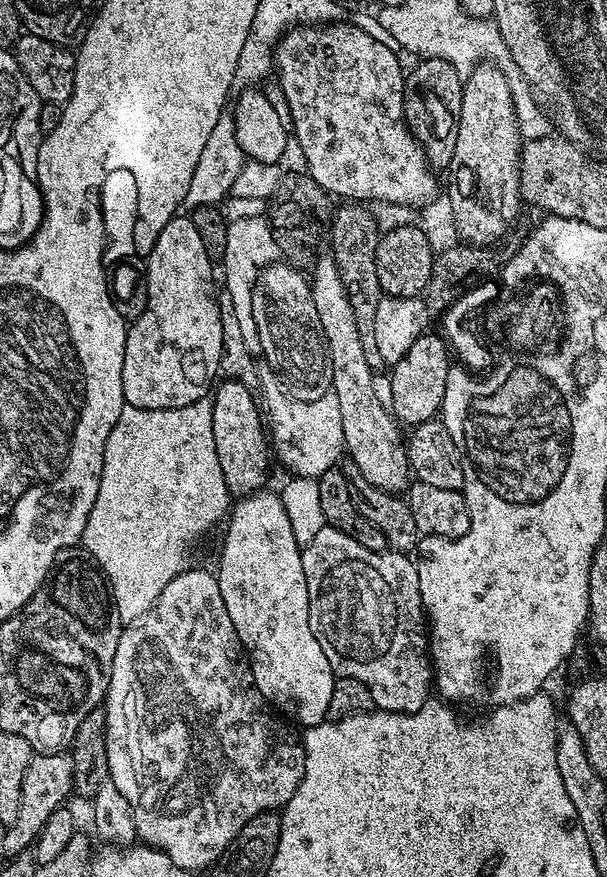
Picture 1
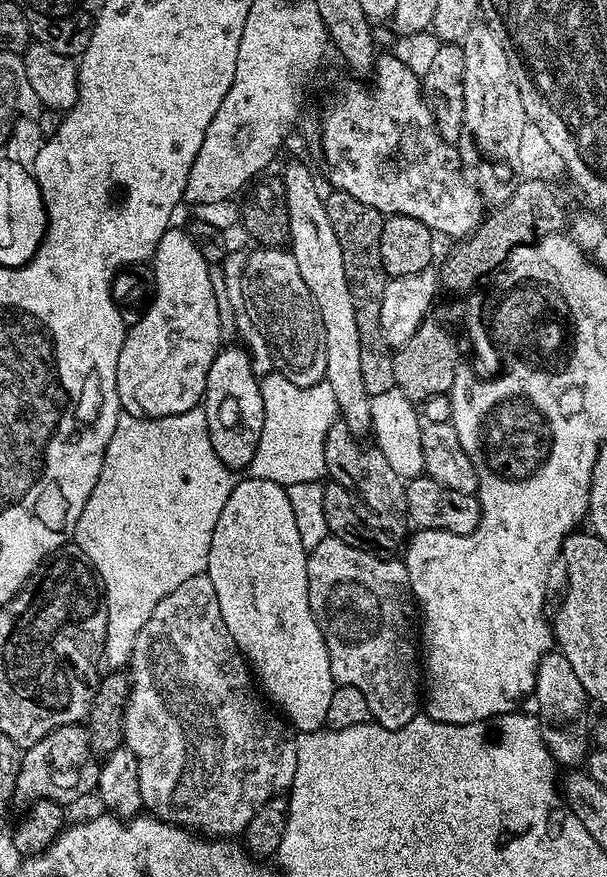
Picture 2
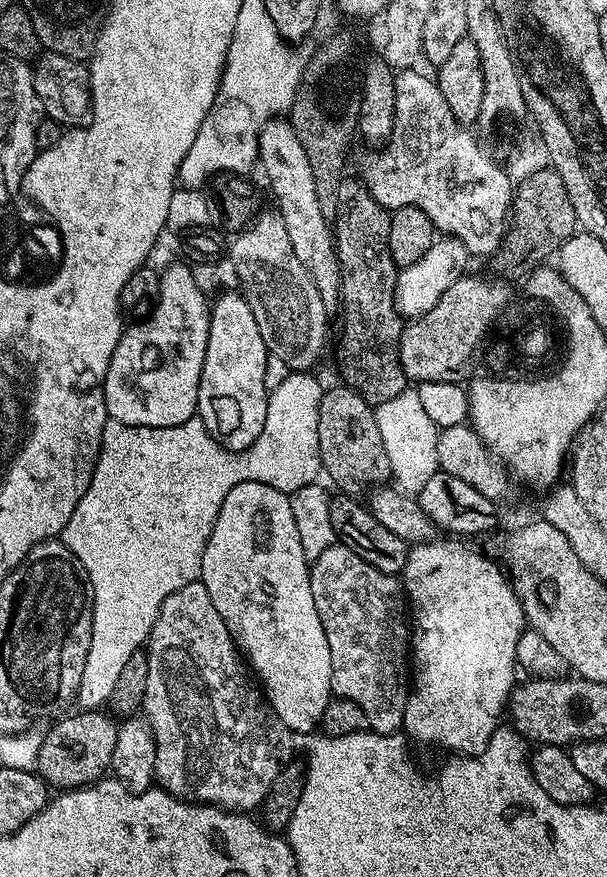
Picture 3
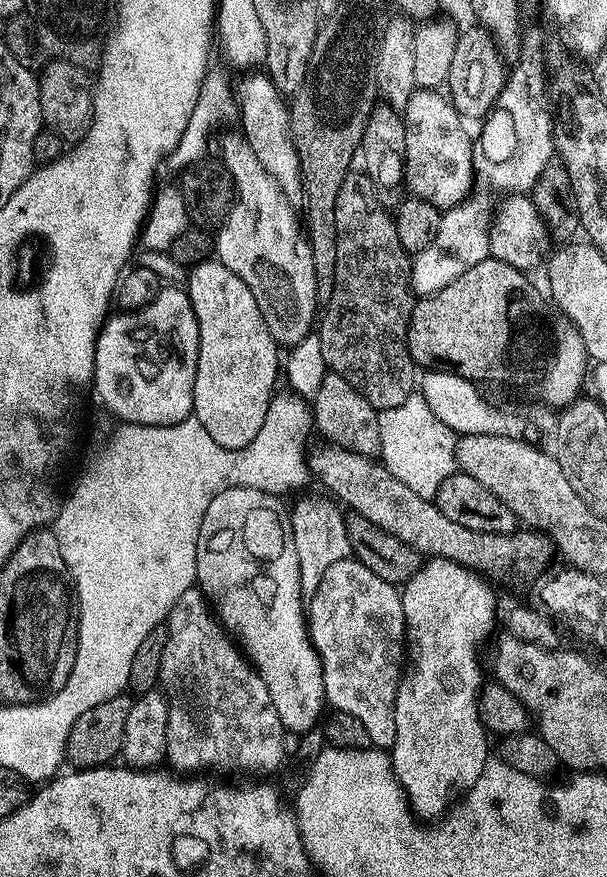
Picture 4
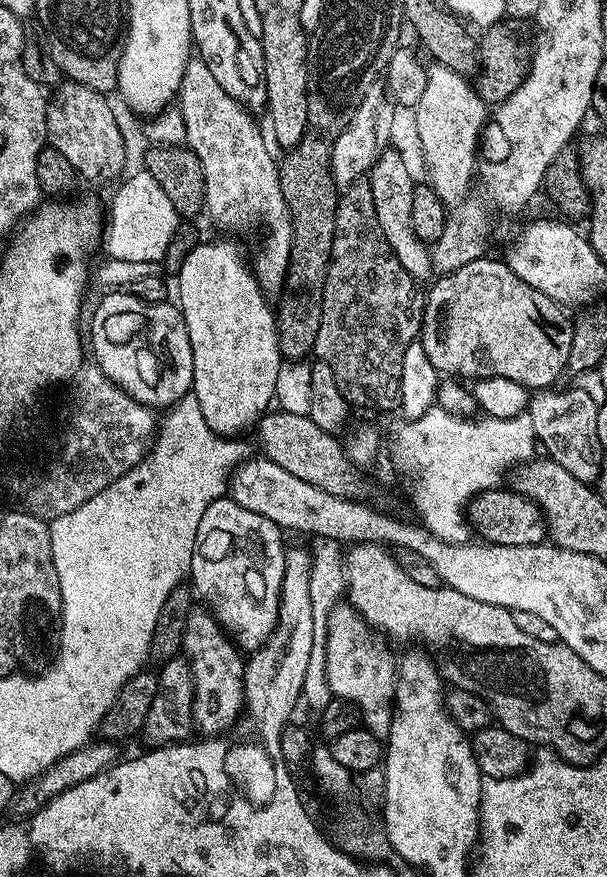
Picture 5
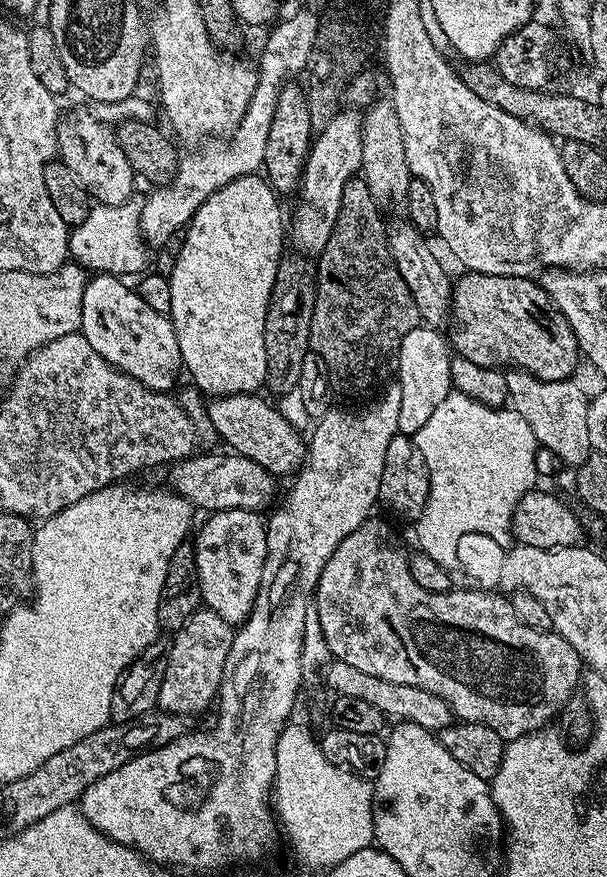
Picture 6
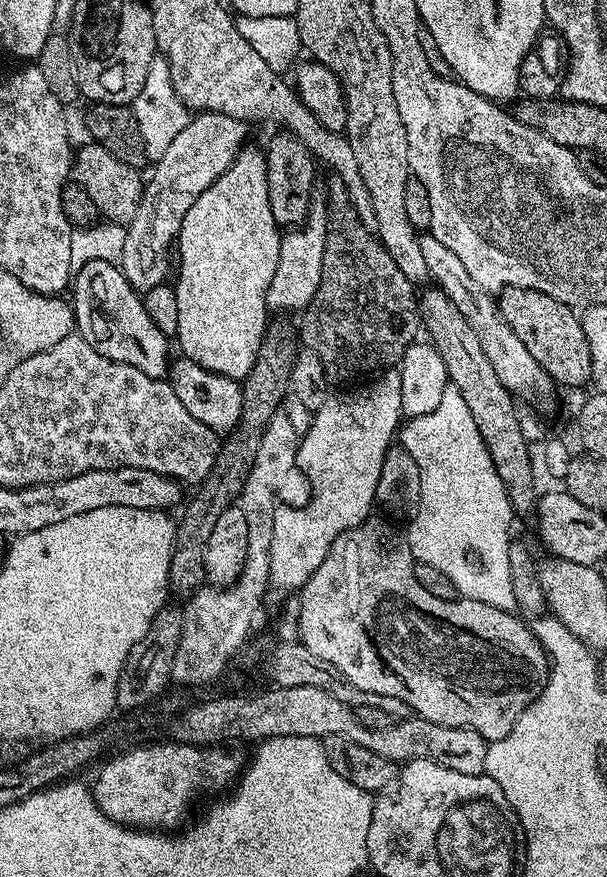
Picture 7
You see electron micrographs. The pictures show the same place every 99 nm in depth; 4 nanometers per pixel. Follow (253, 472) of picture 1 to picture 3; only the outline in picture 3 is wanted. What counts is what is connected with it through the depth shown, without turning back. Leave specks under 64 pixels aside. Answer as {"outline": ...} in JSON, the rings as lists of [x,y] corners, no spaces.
{"outline":[[[233,290],[225,296],[220,296],[217,300],[213,299],[210,304],[210,330],[208,331],[208,341],[206,342],[206,358],[202,366],[202,378],[198,386],[198,402],[196,410],[198,418],[203,422],[205,430],[213,436],[223,448],[229,448],[231,452],[241,452],[246,450],[258,438],[258,434],[262,434],[262,430],[266,426],[266,410],[268,409],[268,393],[270,391],[270,383],[268,384],[268,360],[270,361],[270,353],[267,342],[262,338],[262,334],[258,330],[258,321],[254,319],[254,310],[250,310],[247,300],[239,291]]]}

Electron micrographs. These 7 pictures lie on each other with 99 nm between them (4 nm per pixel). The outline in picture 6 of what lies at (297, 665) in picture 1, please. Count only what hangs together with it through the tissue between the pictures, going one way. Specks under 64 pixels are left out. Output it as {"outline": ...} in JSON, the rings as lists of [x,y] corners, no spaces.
{"outline":[[[250,509],[222,510],[211,513],[208,521],[194,536],[198,582],[203,607],[218,614],[224,621],[239,626],[252,613],[260,583],[264,580],[264,563],[268,560],[266,534],[268,529],[263,519]]]}

